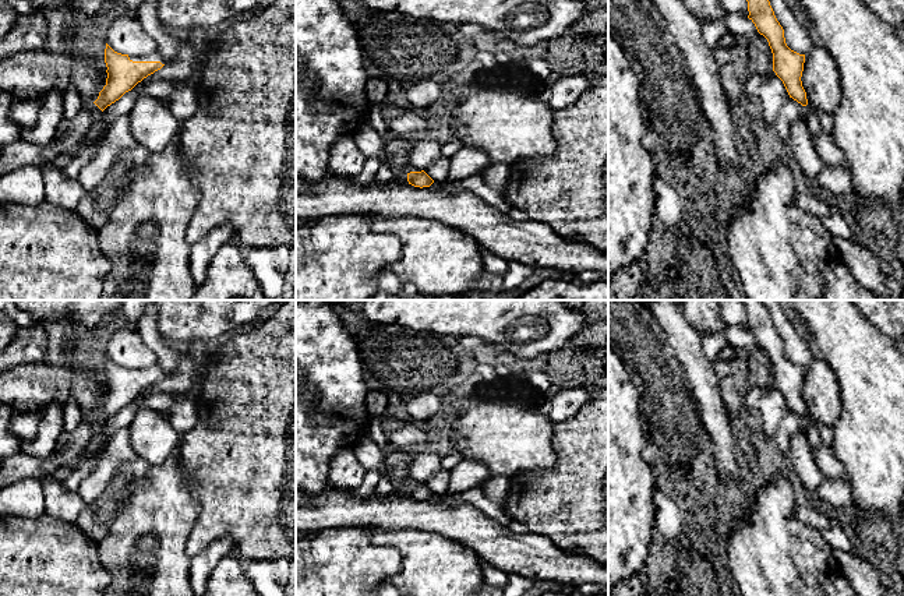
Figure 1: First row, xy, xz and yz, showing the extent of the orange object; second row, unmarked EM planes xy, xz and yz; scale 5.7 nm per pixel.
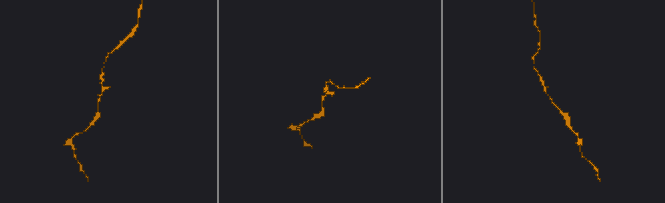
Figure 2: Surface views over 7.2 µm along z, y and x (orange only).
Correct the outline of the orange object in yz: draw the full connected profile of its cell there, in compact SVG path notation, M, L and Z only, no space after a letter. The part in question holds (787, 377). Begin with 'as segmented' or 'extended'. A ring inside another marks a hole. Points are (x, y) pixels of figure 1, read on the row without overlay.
as segmented; M741 300L748 314L748 331L755 336L758 345L763 348L773 366L773 384L783 394L790 410L808 417L806 405L802 399L802 384L805 367L791 363L784 350L784 342L777 334L770 314L762 300Z

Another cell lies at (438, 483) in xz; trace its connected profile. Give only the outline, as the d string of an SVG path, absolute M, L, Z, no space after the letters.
M441 470L424 483L434 494L444 496L449 487L449 473Z

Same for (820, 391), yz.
M823 359L805 367L802 399L812 422L833 426L841 413L841 388L834 371Z

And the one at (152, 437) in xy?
M149 408L137 410L128 430L135 454L148 465L163 463L181 442L181 434L172 427L169 416Z

